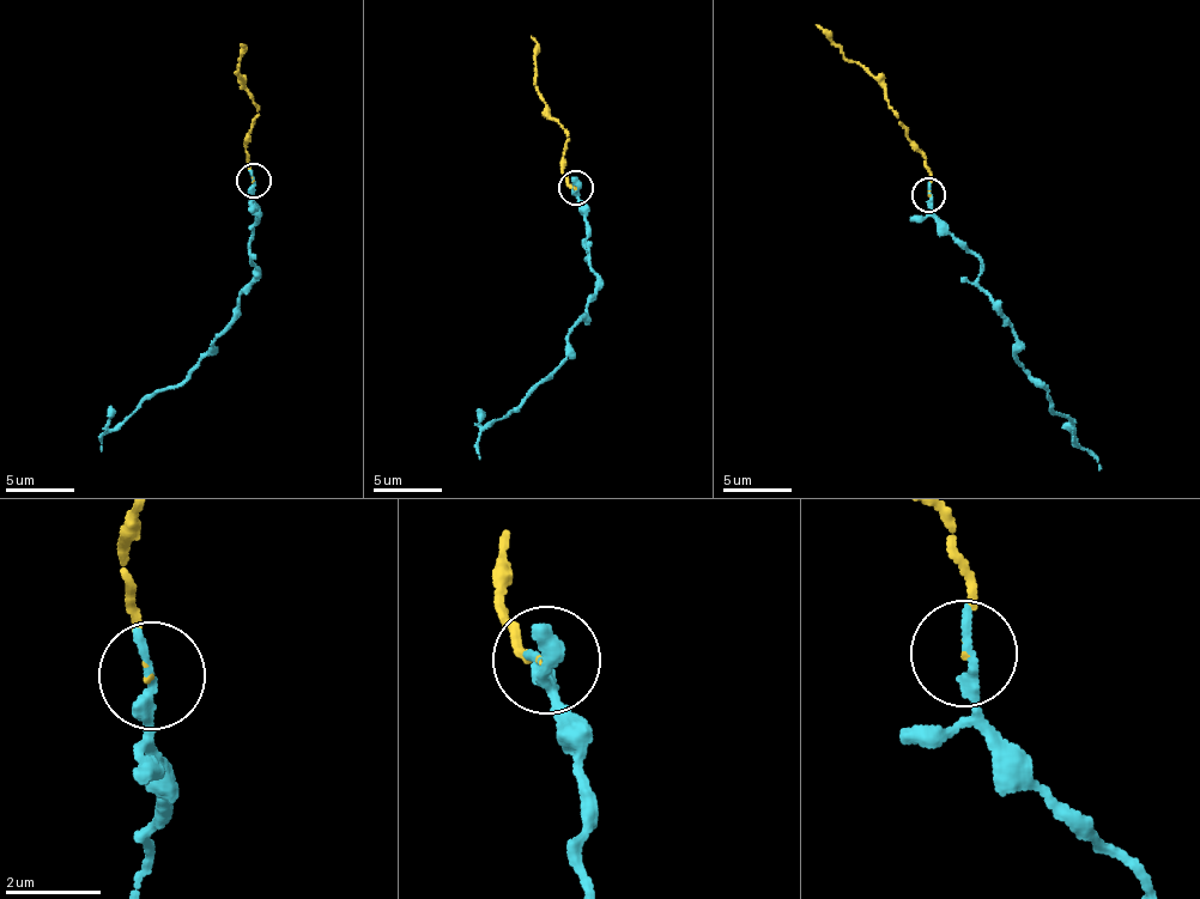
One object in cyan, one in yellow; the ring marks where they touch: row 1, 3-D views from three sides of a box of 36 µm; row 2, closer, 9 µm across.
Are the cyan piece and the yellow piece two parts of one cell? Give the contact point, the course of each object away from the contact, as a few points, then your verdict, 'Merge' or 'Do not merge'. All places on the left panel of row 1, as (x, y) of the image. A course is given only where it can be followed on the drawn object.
Place: (254, 181). Course of cyan: (255, 180), (249, 260), (254, 284), (238, 297), (238, 316), (200, 364), (102, 437), (100, 450). Course of yellow: (255, 180), (248, 147), (258, 105), (235, 73), (240, 44). Merge

